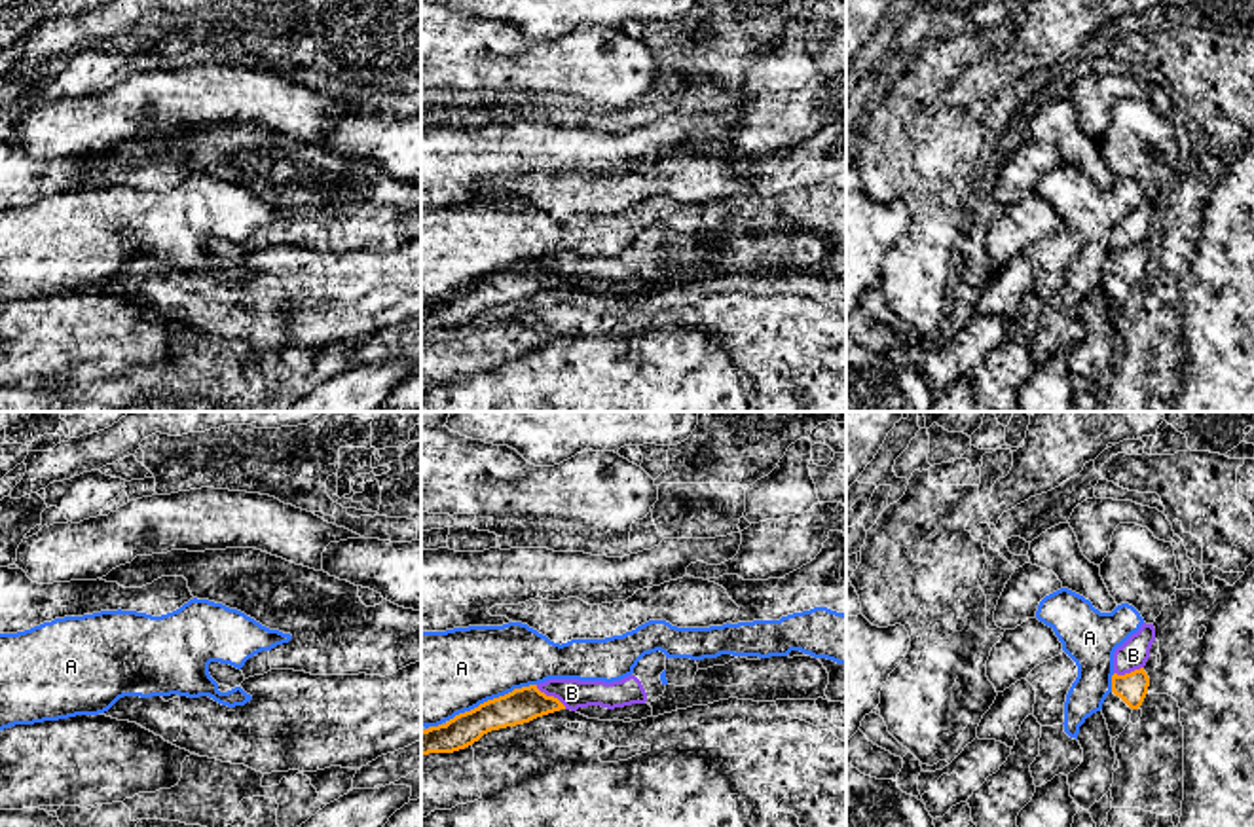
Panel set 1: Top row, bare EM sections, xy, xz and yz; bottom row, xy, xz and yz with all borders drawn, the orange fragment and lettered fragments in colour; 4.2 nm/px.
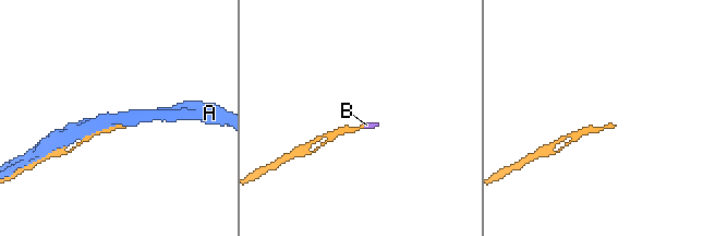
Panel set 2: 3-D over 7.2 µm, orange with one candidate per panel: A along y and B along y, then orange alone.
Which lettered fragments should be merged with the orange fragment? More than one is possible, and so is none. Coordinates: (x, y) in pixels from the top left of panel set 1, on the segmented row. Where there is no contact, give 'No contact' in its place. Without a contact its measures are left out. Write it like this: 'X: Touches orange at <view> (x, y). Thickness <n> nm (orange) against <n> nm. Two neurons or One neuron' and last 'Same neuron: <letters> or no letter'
A: Touches orange at xz (494, 698). Thickness 150 nm (orange) against 360 nm. Two neurons
B: Touches orange at xz (551, 697). Thickness 150 nm (orange) against 120 nm. Two neurons
Same neuron: no letter

